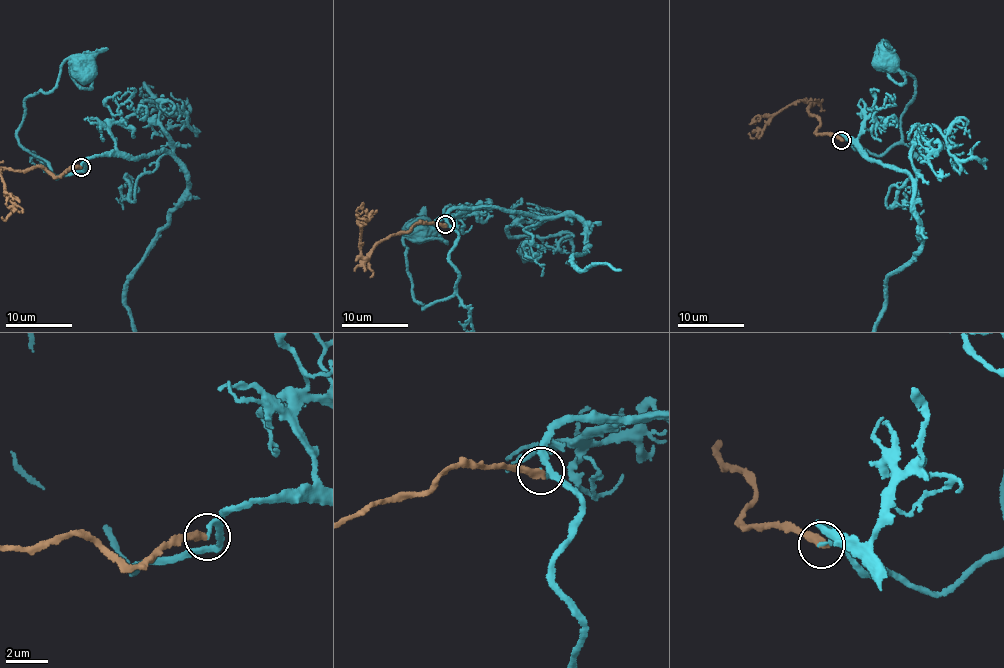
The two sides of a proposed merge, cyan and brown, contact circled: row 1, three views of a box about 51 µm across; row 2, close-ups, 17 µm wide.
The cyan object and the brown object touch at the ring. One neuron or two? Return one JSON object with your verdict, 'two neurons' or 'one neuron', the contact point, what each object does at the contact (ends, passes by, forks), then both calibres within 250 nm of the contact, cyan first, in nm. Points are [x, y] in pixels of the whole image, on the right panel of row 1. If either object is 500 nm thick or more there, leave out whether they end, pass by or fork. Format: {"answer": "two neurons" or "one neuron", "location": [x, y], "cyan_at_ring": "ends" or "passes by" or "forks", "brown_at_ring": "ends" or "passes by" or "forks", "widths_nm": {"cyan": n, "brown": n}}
{"answer": "two neurons", "location": [841, 140], "cyan_at_ring": "ends", "brown_at_ring": "ends", "widths_nm": {"cyan": 200, "brown": 360}}

